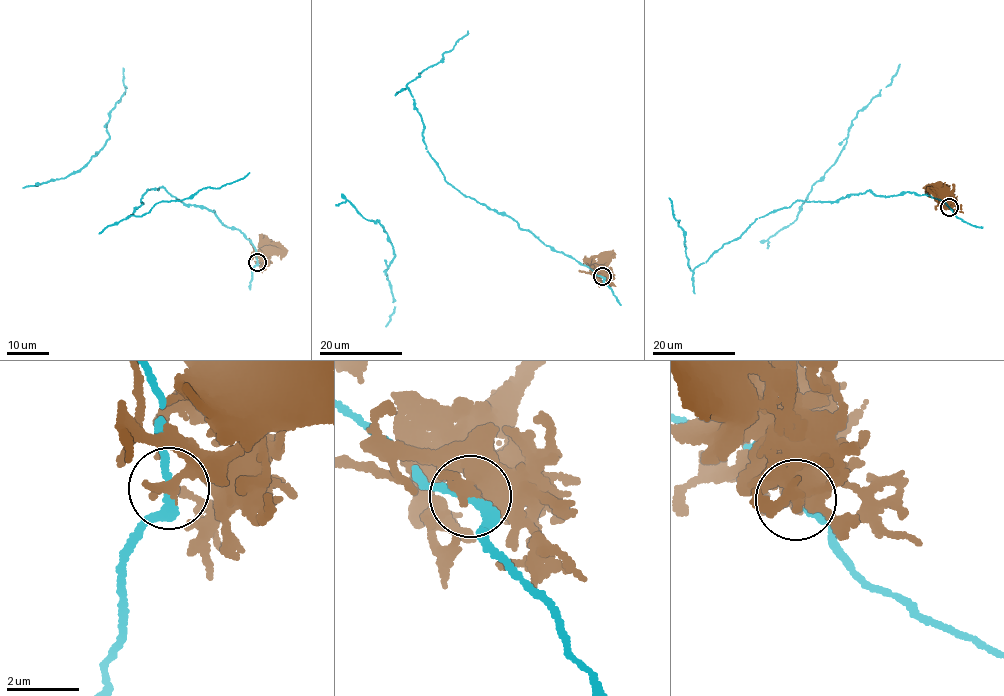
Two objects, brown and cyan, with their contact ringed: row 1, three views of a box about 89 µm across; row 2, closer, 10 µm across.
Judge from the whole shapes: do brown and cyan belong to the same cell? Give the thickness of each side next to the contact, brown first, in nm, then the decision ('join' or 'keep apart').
360/200 nm | keep apart

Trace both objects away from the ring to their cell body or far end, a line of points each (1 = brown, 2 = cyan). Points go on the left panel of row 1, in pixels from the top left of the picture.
1: (257, 262), (268, 248), (268, 240), (264, 239), (257, 247)
2: (257, 262), (240, 230), (164, 188), (148, 189), (127, 217), (249, 173)

